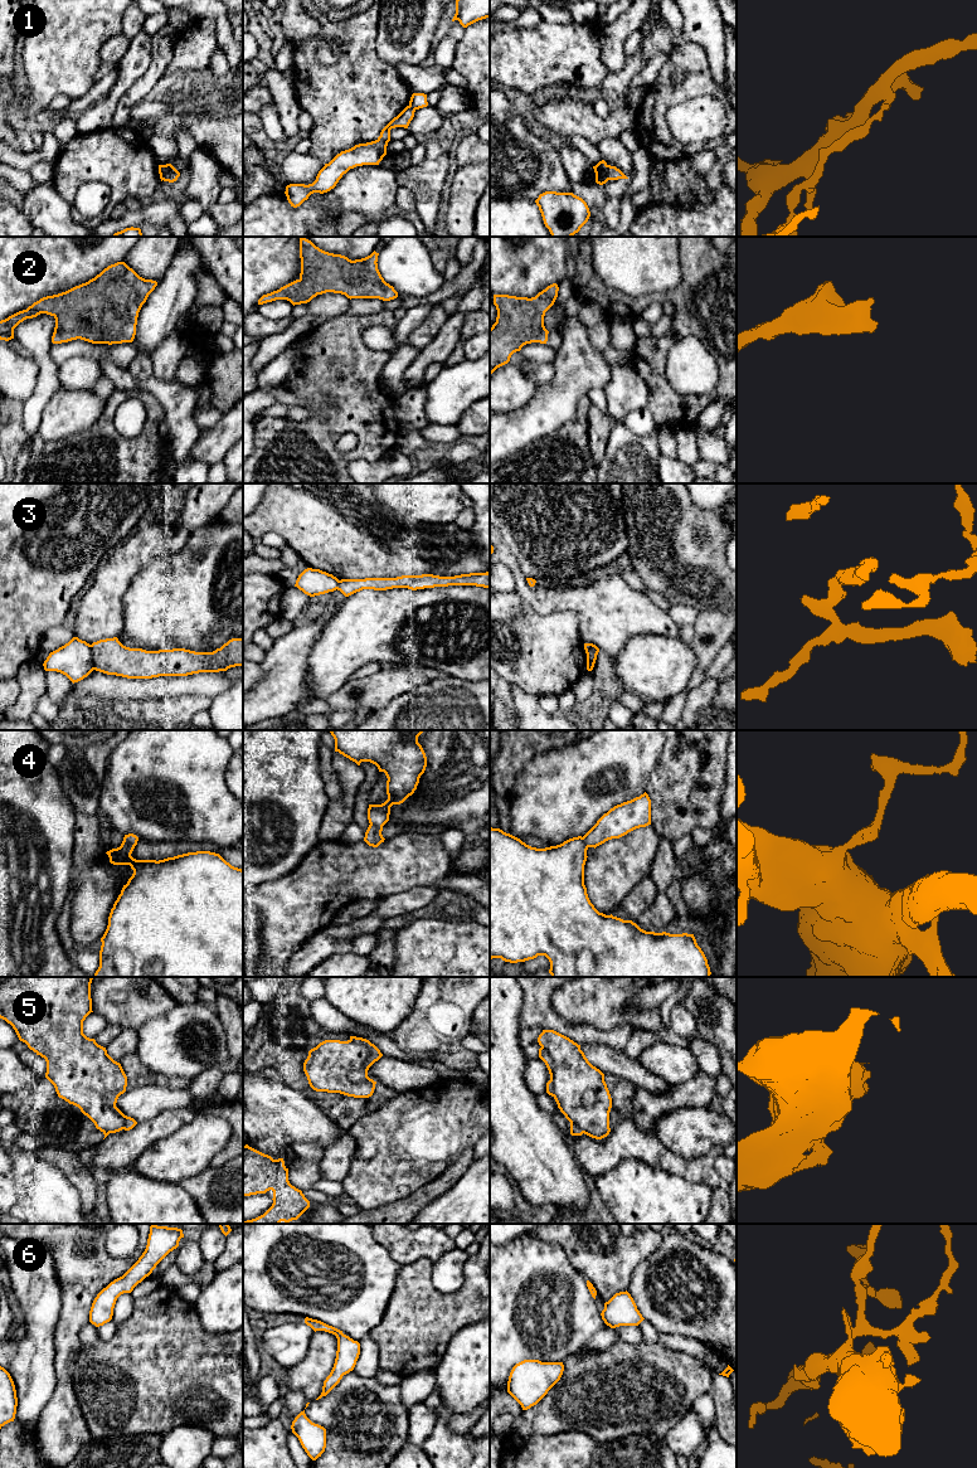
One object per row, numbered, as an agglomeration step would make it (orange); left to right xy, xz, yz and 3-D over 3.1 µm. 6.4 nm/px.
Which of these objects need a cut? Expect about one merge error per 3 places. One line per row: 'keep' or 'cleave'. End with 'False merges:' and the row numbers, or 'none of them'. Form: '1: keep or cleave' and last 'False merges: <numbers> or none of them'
1: cleave
2: keep
3: cleave
4: keep
5: cleave
6: keep
False merges: 1, 3, 5

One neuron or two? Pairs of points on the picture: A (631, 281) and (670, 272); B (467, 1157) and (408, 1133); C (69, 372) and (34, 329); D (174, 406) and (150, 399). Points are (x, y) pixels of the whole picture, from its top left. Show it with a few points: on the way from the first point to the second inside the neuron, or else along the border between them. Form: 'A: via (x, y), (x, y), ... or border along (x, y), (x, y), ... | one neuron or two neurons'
A: via (641, 272), (660, 272) | one neuron
B: border along (472, 1146), (467, 1146), (448, 1165) | two neurons
C: border along (58, 365), (58, 380), (62, 385) | two neurons
D: border along (131, 389), (147, 390), (158, 400), (168, 429) | two neurons

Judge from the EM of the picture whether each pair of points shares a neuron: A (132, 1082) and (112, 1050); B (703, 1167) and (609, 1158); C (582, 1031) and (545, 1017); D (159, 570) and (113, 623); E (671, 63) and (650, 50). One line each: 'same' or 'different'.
A: different
B: same
C: same
D: different
E: different

